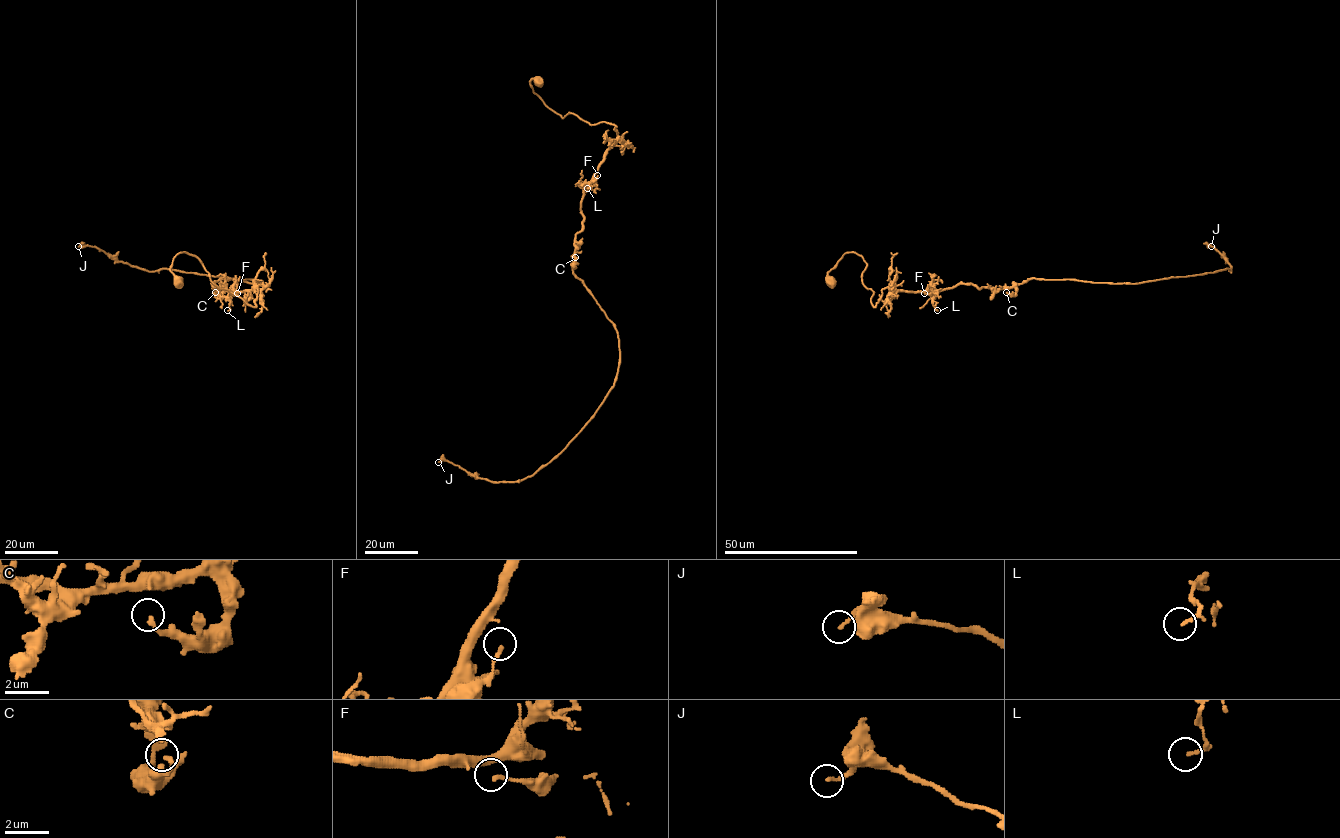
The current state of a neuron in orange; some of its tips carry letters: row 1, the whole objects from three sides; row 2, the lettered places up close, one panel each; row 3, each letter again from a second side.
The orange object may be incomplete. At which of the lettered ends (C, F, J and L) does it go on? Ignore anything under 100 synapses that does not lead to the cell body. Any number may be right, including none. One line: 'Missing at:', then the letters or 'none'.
Missing at: none

